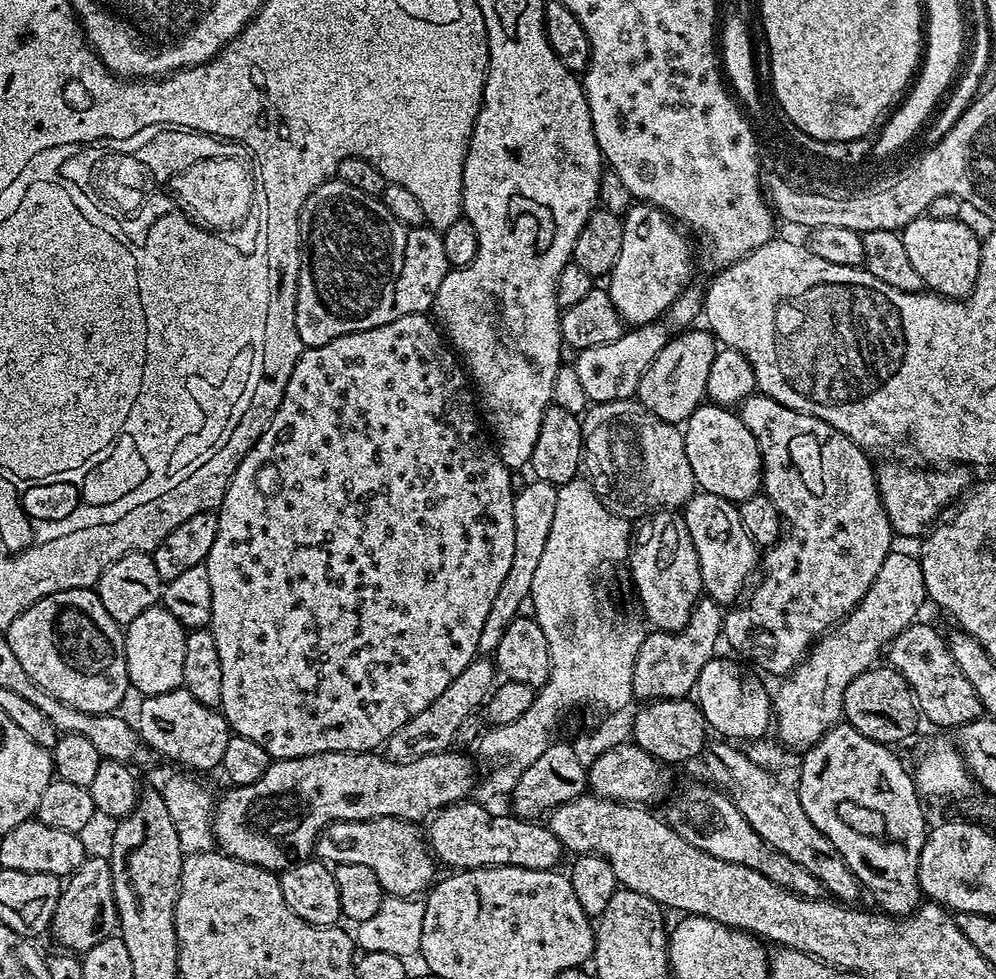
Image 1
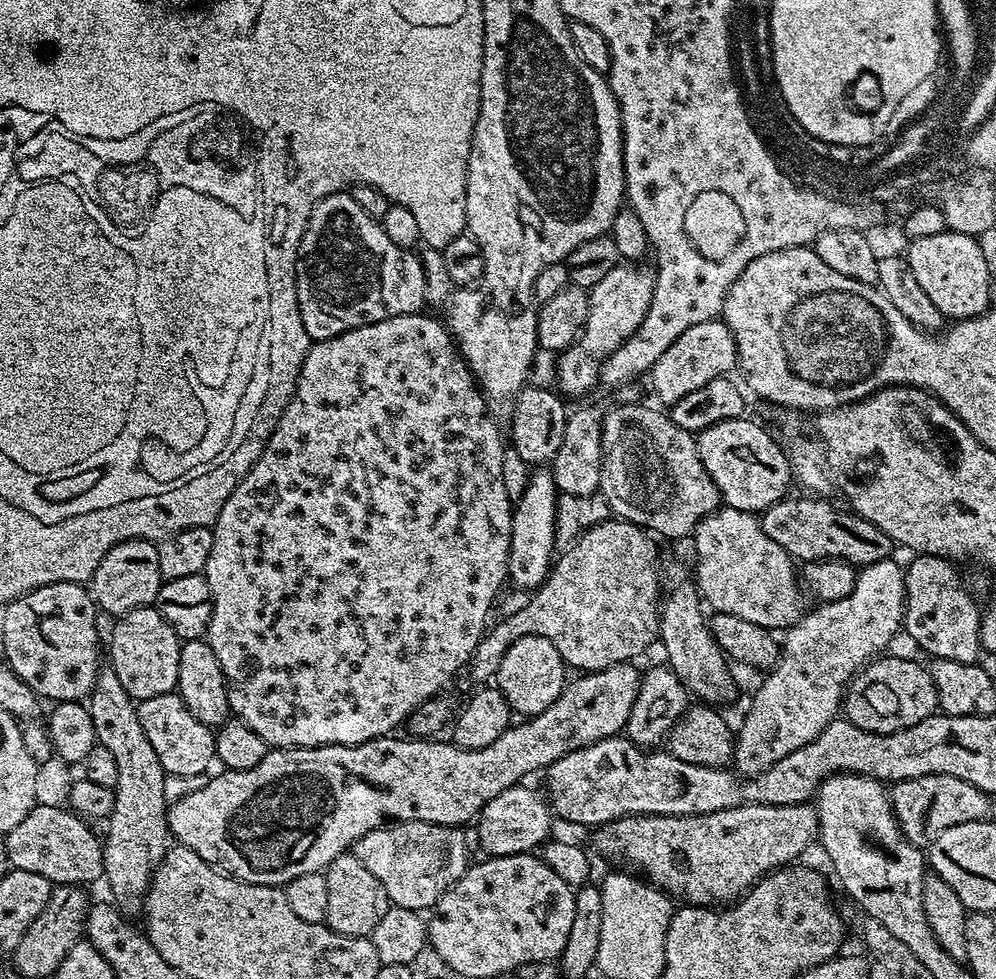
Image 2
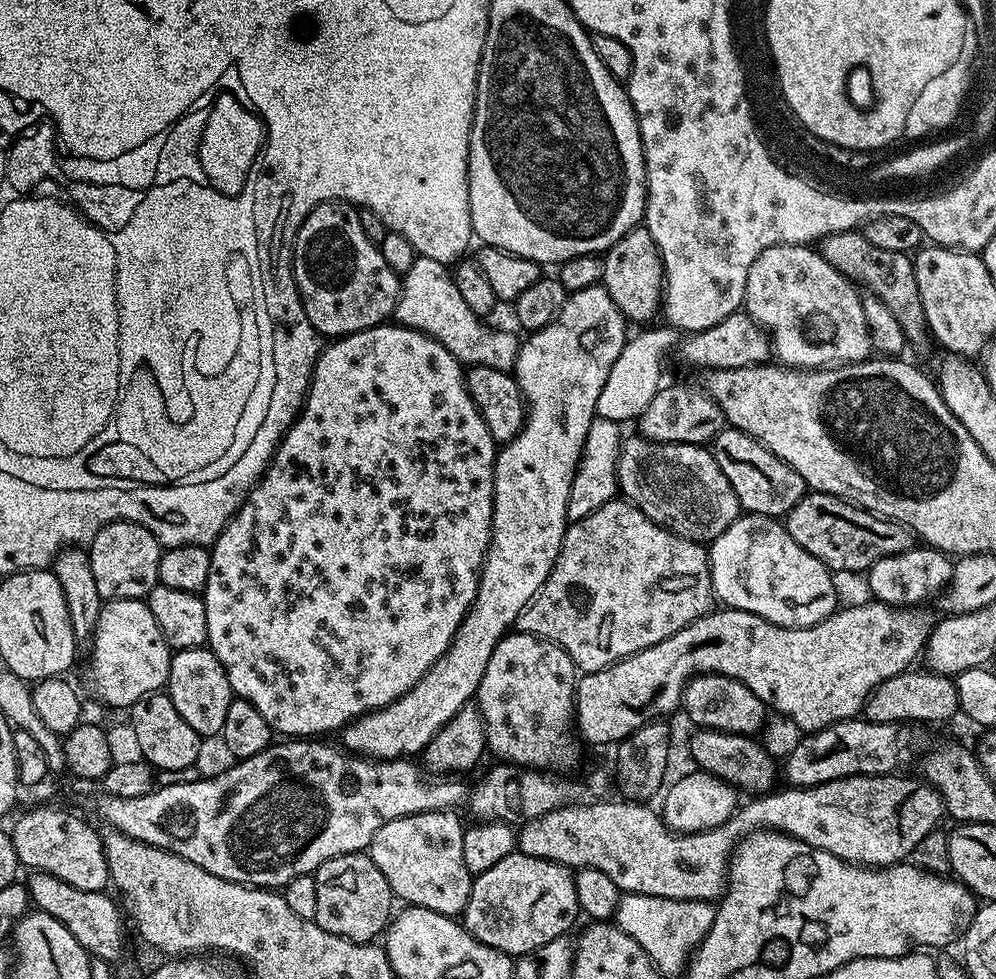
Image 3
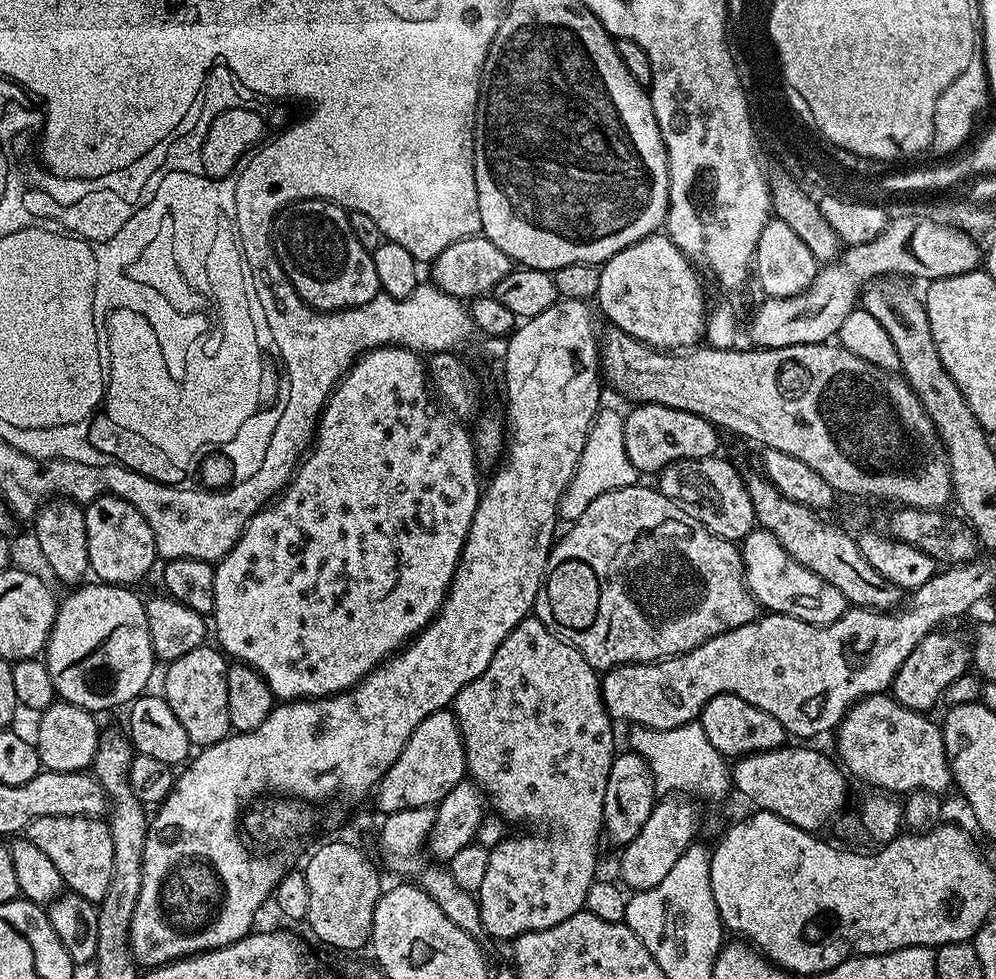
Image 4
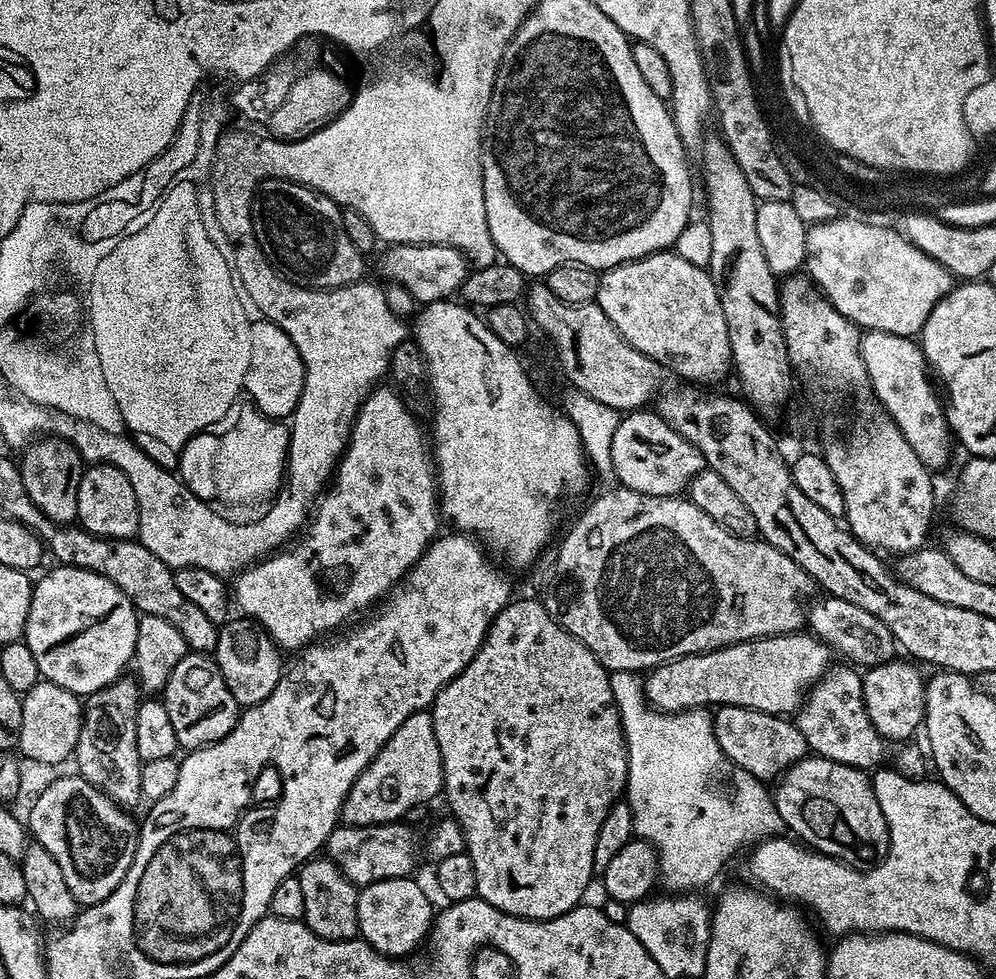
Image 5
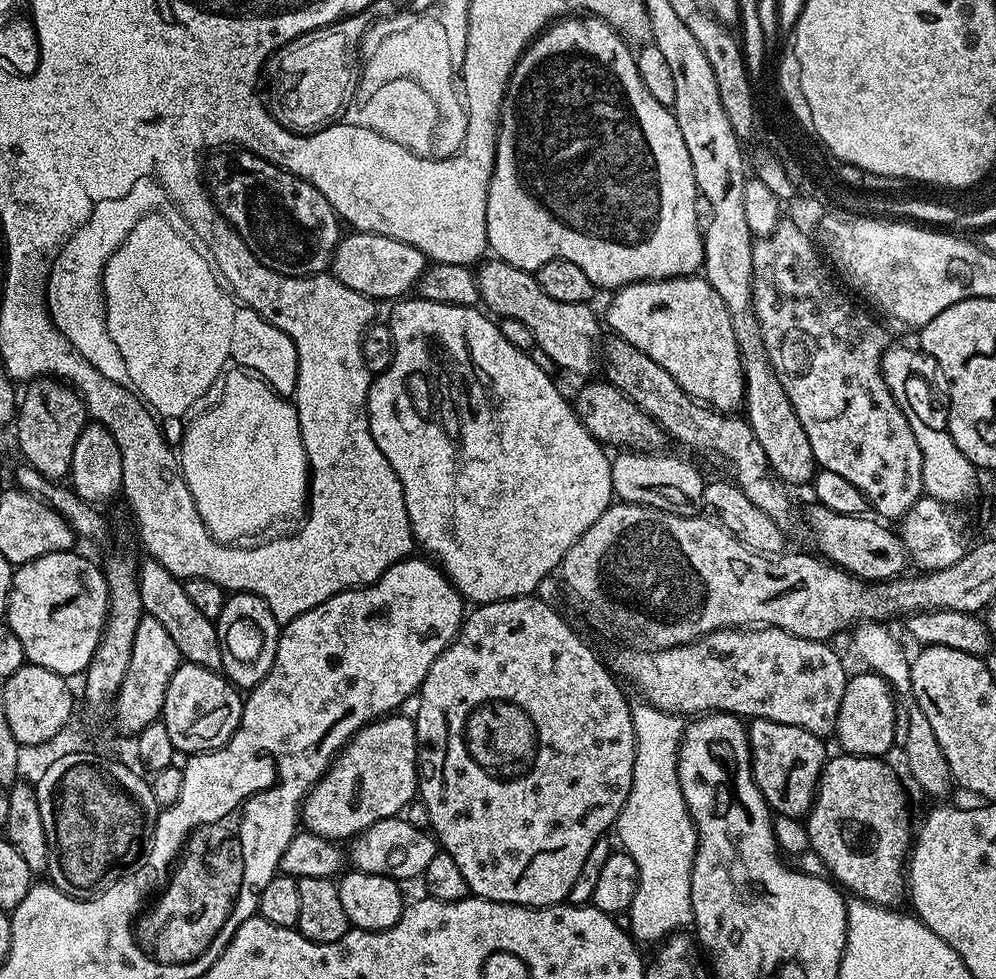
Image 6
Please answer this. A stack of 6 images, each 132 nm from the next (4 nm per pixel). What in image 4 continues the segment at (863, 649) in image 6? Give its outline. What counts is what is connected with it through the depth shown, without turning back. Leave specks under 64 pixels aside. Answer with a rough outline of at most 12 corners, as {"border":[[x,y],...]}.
{"border":[[774,538],[740,548],[744,584],[761,609],[829,624],[844,595]]}

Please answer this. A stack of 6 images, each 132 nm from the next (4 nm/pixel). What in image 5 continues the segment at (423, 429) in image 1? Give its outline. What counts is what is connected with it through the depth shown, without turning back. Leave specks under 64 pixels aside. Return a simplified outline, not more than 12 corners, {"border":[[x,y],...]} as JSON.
{"border":[[362,402],[302,534],[230,596],[285,653],[379,605],[441,531],[433,445]]}

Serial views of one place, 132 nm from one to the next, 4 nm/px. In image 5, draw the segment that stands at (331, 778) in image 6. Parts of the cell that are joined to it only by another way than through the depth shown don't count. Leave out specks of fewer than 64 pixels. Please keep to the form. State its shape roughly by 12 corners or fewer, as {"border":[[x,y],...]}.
{"border":[[432,713],[390,734],[346,794],[348,826],[400,822],[439,797]]}

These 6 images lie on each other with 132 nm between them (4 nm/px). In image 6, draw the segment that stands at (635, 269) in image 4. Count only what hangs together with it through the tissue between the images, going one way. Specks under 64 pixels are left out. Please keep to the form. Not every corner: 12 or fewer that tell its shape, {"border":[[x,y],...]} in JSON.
{"border":[[703,275],[615,289],[608,324],[718,412],[744,402],[726,302]]}

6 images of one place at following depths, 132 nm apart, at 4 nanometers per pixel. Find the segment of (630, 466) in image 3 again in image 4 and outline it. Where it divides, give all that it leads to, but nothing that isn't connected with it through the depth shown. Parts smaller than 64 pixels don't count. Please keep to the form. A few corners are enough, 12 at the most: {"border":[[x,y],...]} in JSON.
{"border":[[717,454],[658,473],[658,491],[723,540],[757,527],[742,472]]}

